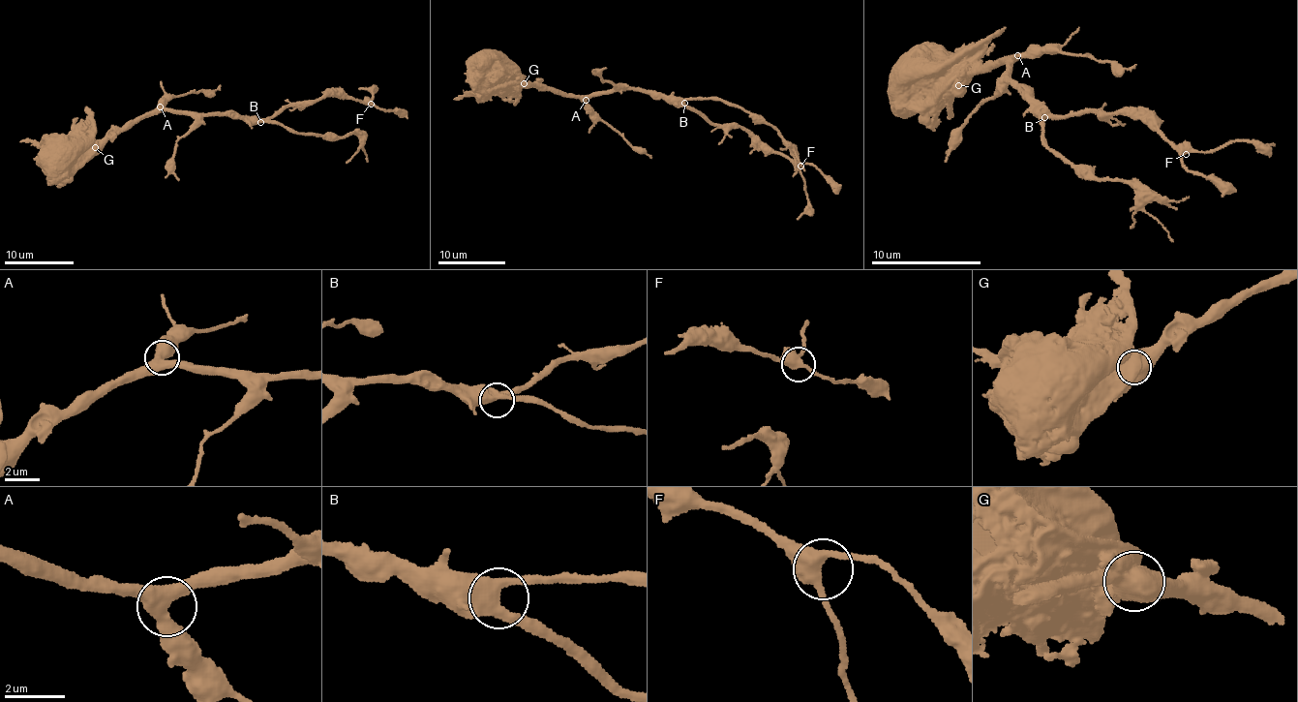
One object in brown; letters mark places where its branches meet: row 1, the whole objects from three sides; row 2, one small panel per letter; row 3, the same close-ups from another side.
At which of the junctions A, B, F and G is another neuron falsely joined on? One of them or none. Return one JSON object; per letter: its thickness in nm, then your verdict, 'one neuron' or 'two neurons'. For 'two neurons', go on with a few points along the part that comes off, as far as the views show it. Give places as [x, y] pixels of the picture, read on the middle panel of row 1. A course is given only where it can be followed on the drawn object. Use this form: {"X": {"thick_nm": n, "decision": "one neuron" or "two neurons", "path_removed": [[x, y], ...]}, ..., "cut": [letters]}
{"A": {"thick_nm": 460, "decision": "one neuron"}, "B": {"thick_nm": 460, "decision": "one neuron"}, "F": {"thick_nm": 440, "decision": "one neuron"}, "G": {"thick_nm": 800, "decision": "two neurons", "path_removed": [[524, 82], [568, 96], [651, 90], [679, 99], [714, 124], [745, 127], [799, 172], [807, 206], [797, 220]]}, "cut": ["G"]}

